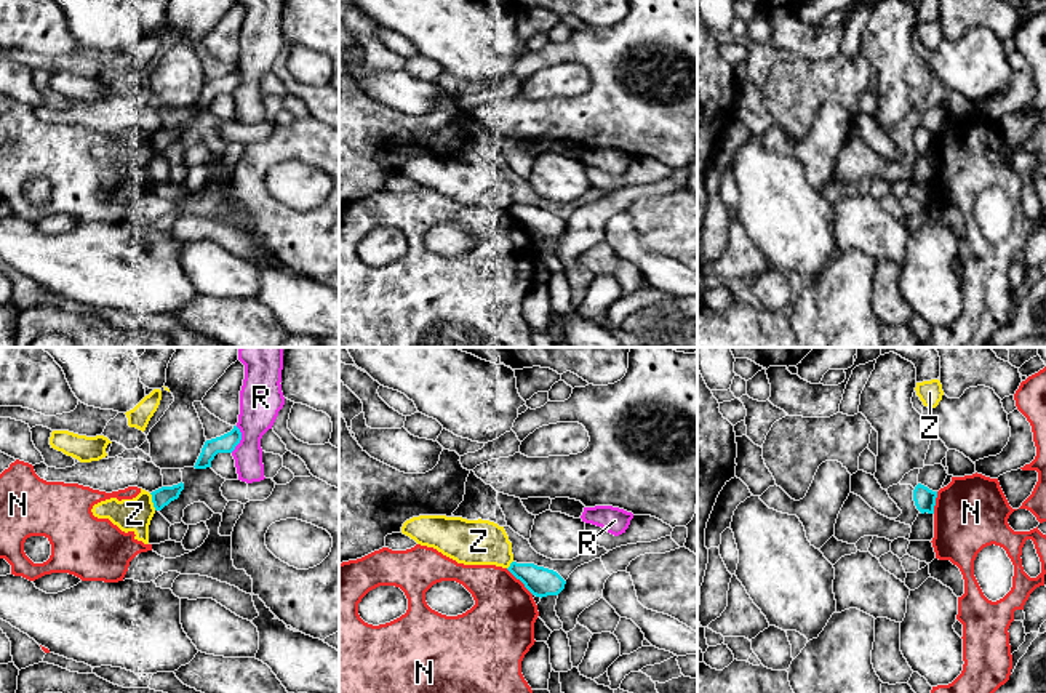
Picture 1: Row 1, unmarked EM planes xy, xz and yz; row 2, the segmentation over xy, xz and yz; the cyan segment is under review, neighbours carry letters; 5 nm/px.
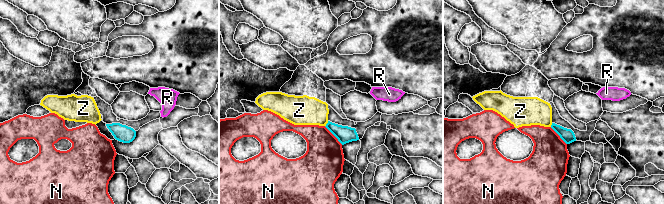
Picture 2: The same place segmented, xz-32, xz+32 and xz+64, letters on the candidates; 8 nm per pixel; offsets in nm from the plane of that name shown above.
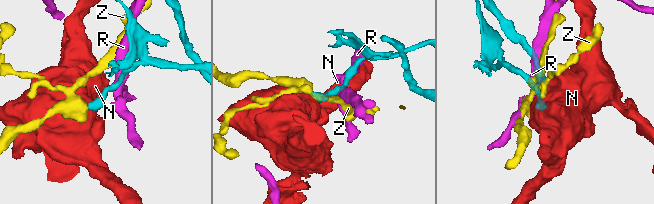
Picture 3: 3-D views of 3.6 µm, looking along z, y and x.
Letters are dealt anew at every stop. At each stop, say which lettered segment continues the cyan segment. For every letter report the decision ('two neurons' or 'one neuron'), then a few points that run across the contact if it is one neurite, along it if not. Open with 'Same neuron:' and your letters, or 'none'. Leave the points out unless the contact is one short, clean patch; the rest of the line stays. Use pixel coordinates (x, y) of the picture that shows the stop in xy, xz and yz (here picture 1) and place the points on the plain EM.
Same neuron: none
N: two neurons
R: two neurons; line xy (237, 68), (240, 84), (231, 93)
Z: two neurons

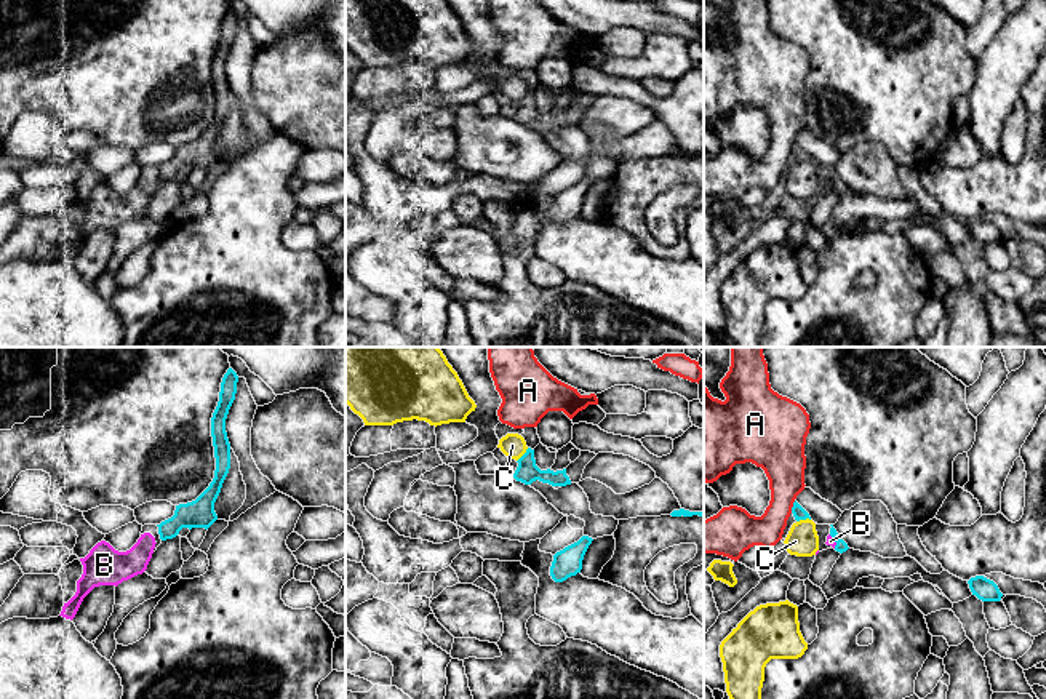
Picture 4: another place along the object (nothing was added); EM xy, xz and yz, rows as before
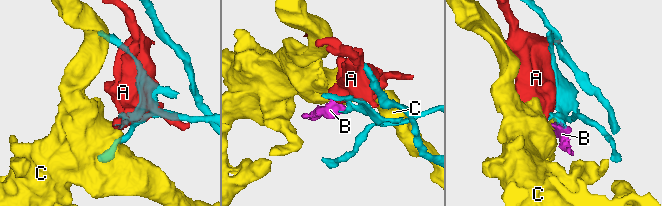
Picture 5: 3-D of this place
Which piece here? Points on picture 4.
Same neuron: B
A: two neurons
B: one neuron; line yz (842, 187), (835, 183), (830, 183)
C: two neurons; line yz (810, 160), (797, 163)

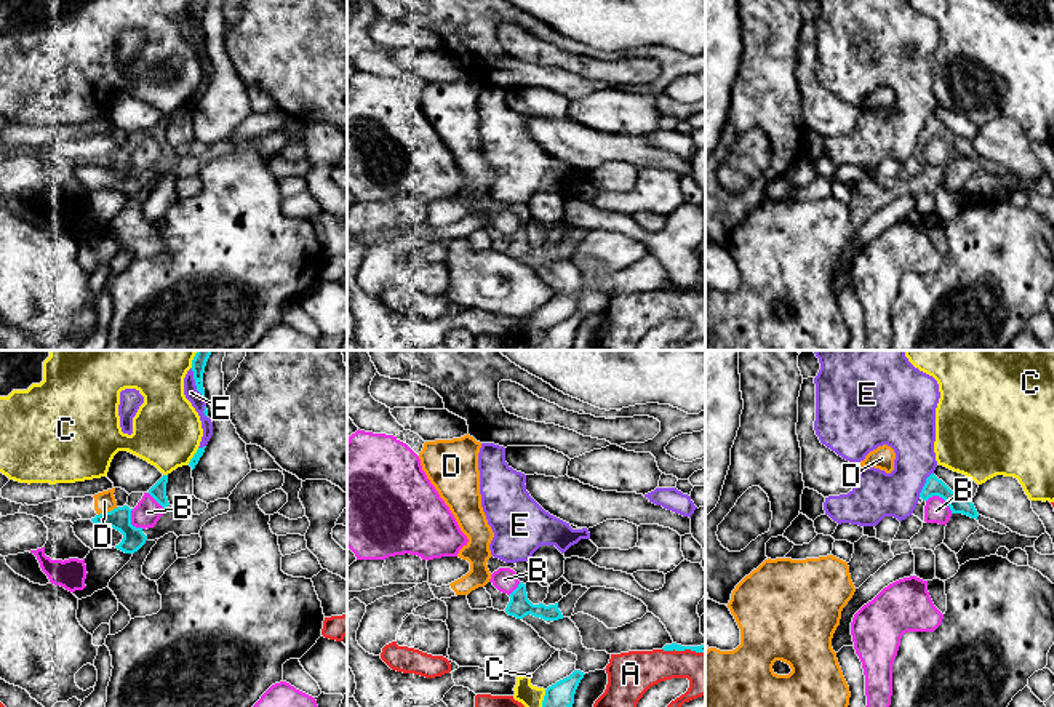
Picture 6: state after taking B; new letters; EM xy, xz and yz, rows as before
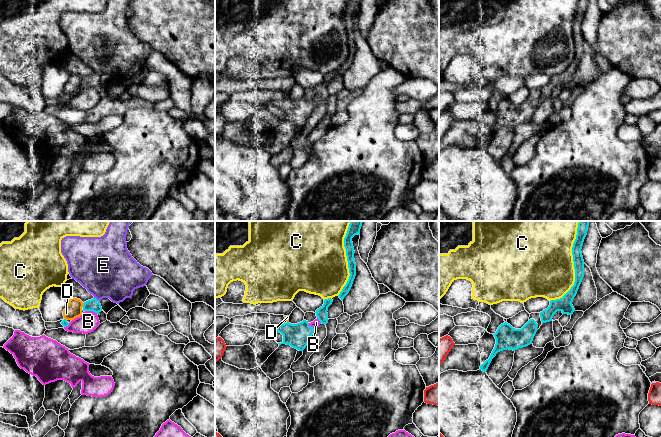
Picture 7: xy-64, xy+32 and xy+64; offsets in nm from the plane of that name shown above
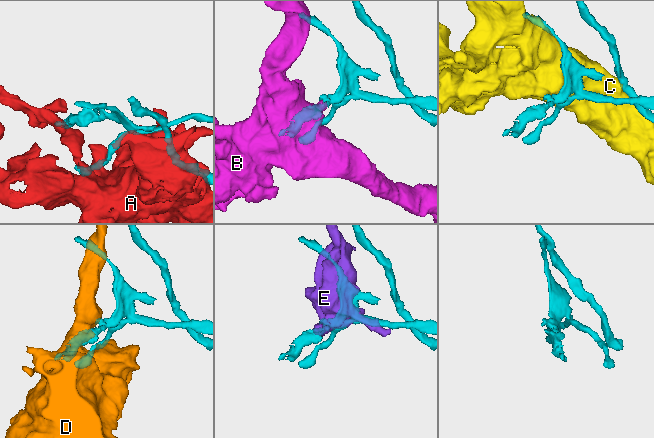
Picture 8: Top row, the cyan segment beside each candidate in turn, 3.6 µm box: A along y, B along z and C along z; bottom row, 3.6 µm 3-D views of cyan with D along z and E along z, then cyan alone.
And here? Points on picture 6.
Same neuron: none
A: two neurons
B: two neurons; line yz (926, 141), (939, 138), (952, 154)
C: two neurons
D: two neurons
E: two neurons

